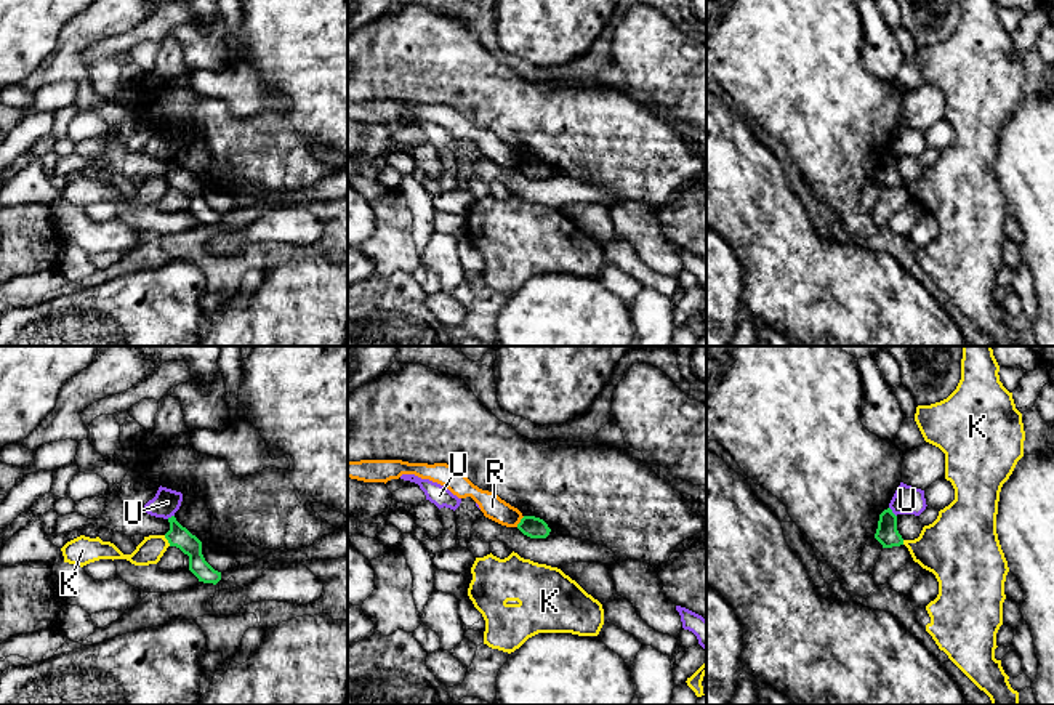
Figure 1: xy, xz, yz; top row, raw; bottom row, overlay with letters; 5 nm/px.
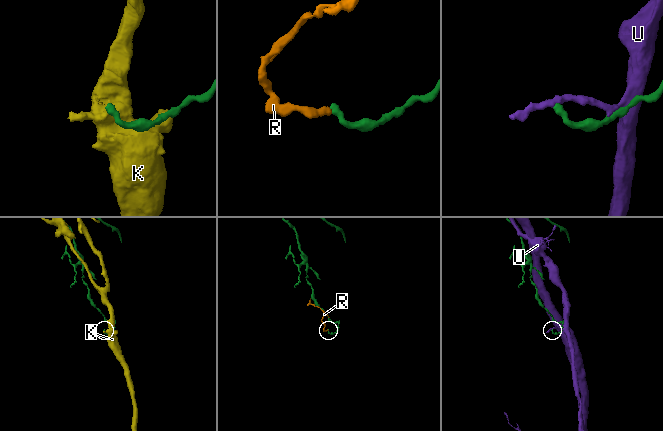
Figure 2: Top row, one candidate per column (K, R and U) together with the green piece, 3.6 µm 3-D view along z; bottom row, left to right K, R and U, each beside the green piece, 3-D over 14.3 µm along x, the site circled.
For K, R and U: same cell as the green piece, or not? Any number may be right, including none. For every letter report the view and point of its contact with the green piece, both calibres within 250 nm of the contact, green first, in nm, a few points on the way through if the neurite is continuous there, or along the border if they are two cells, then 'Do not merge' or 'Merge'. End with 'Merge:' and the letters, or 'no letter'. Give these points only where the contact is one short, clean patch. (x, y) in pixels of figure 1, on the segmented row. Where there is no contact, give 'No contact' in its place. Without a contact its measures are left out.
K: Touches green at xy (167, 539). Thickness 110 nm (green) against 130 nm. Do not merge
R: Touches green at xz (521, 521). Thickness 110 nm (green) against 120 nm. Boundary: xz (524, 516), (516, 526). Do not merge
U: Touches green at yz (891, 511). Thickness 110 nm (green) against 140 nm. Do not merge
Merge: no letter

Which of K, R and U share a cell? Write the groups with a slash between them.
K / R / U

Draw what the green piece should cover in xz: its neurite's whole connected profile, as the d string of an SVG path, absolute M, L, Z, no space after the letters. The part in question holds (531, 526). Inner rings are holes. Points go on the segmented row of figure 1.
M524 516L517 524L517 529L530 538L546 538L551 532L548 524L535 516Z

